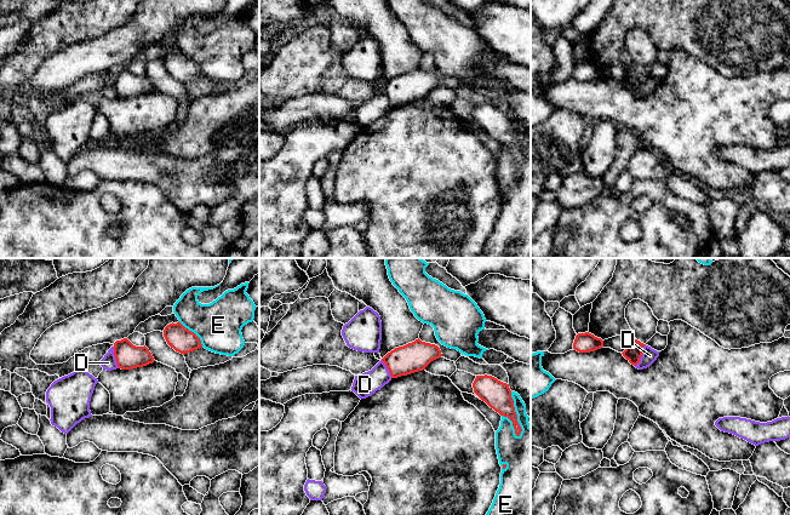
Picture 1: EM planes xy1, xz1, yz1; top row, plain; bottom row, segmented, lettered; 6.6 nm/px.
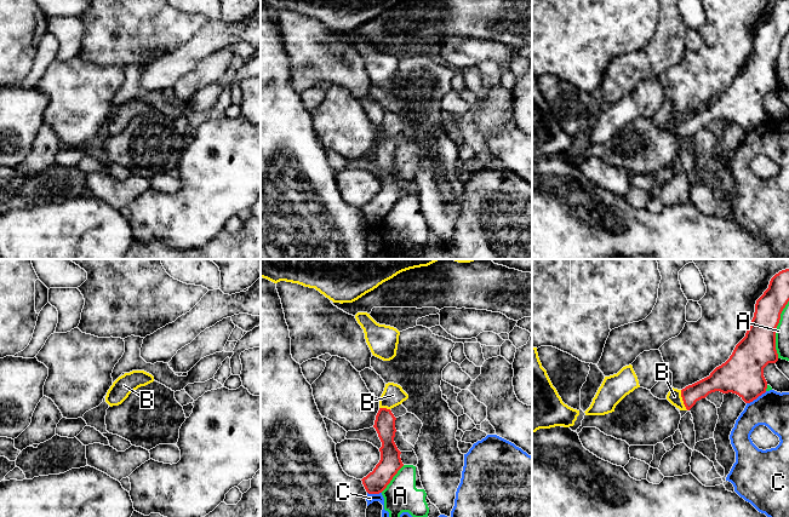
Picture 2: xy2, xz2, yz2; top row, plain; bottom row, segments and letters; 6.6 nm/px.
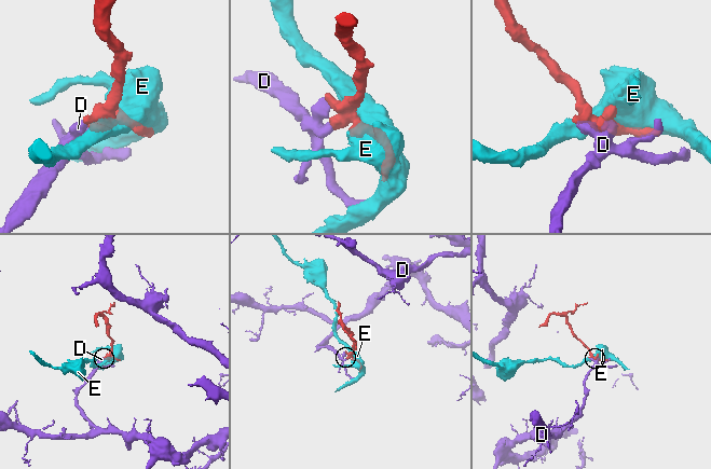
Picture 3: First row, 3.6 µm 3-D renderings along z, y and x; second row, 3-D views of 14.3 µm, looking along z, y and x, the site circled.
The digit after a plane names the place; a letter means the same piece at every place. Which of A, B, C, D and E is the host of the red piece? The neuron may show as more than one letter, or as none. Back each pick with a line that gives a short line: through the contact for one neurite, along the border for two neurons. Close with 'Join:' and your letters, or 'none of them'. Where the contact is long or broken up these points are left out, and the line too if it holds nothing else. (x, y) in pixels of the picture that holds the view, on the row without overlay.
B: line yz2 (715, 110), (682, 128), (674, 125)
Join: B

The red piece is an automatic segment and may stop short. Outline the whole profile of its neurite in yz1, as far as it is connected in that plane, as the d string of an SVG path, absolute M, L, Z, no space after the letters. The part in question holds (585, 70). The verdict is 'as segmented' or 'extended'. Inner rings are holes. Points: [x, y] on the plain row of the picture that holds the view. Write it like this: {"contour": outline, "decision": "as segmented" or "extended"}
{"contour": "M589 61L578 62L573 71L573 78L579 81L595 80L602 75L603 75L603 69Z", "decision": "as segmented"}

